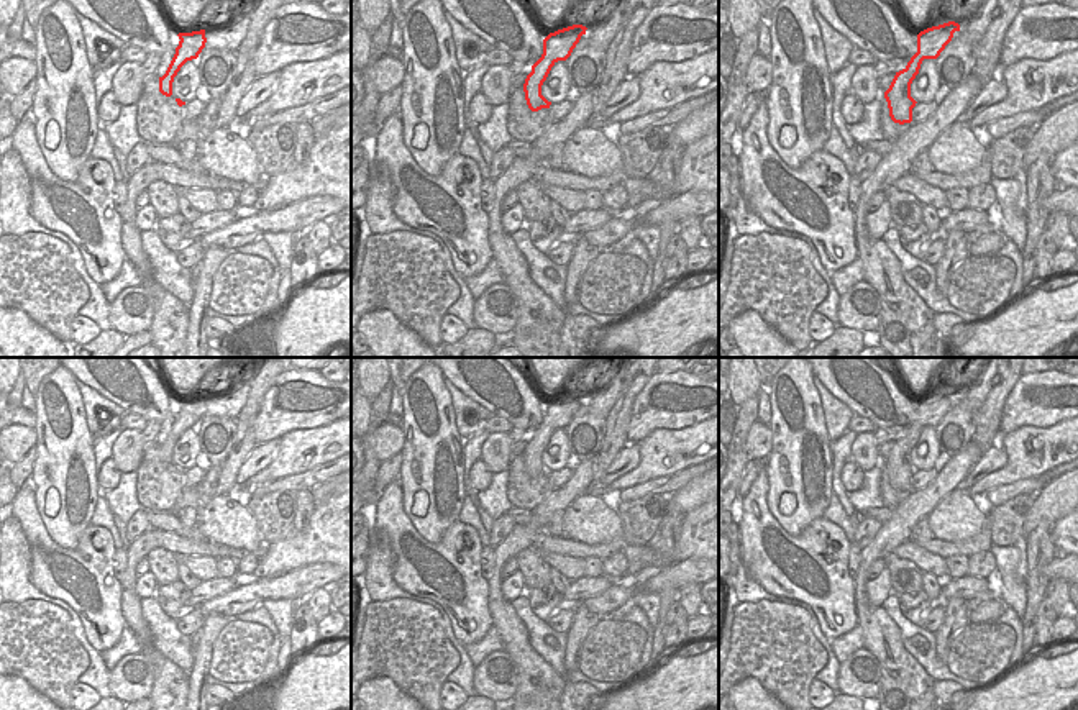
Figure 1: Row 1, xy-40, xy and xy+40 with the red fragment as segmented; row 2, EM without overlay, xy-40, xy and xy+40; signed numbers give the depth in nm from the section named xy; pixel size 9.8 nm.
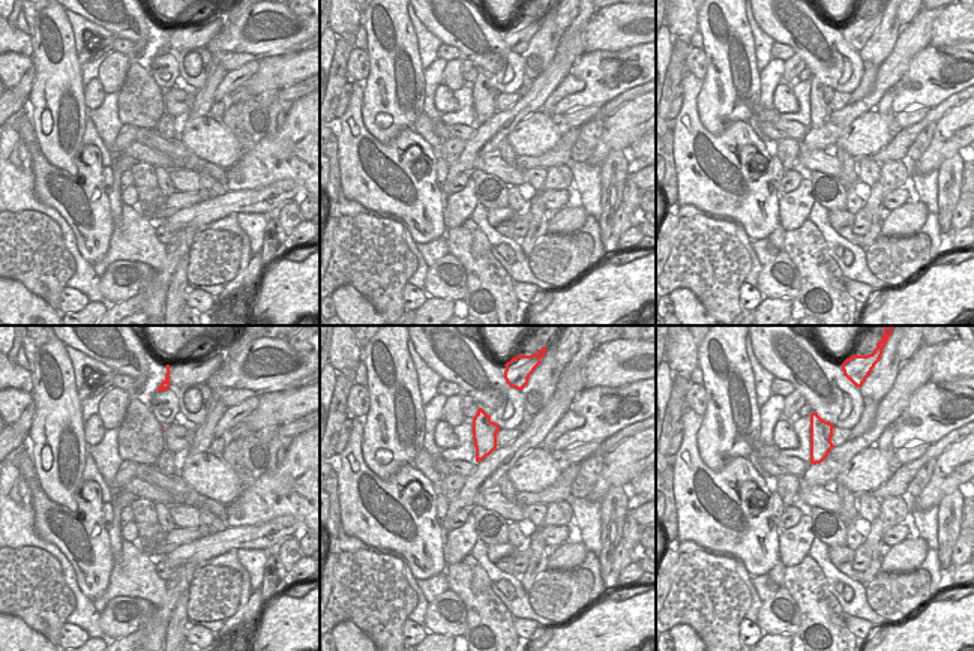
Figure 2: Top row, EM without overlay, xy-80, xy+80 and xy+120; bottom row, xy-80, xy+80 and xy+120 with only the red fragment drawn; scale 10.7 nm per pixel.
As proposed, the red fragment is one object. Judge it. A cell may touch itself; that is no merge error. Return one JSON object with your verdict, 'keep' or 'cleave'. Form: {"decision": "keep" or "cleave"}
{"decision": "keep"}

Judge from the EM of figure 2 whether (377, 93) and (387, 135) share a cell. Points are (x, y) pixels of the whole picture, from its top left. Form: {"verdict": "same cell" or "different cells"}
{"verdict": "same cell"}

